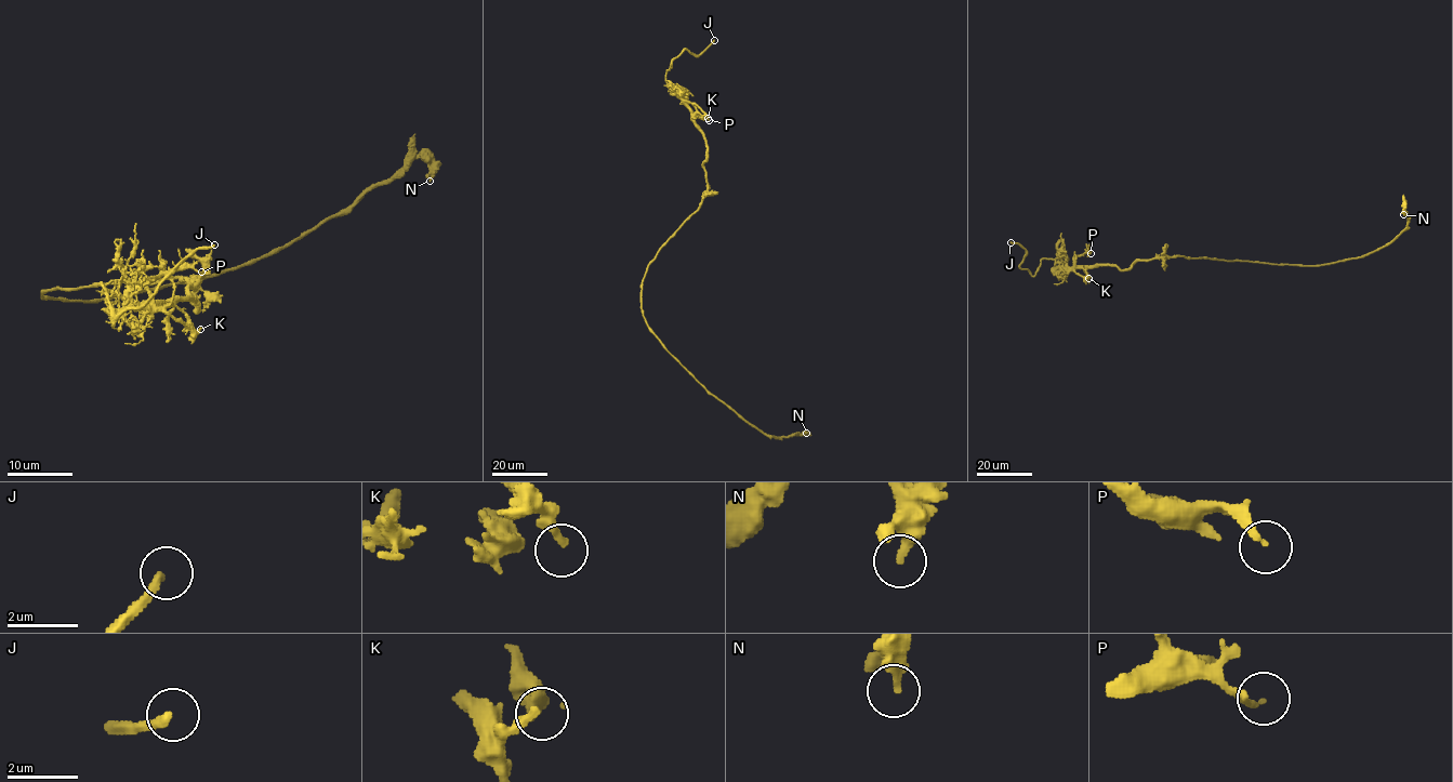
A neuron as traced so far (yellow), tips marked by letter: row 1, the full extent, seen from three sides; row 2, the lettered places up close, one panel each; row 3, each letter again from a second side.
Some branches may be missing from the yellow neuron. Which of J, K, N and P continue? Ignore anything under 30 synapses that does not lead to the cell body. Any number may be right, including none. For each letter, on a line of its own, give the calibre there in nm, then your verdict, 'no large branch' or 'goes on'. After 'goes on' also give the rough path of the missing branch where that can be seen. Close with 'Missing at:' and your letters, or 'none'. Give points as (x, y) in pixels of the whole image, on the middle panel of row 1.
J: 240 nm | goes on | (714, 40), (720, 18)
K: 200 nm | no large branch
N: 280 nm | no large branch
P: 170 nm | no large branch
Missing at: J

